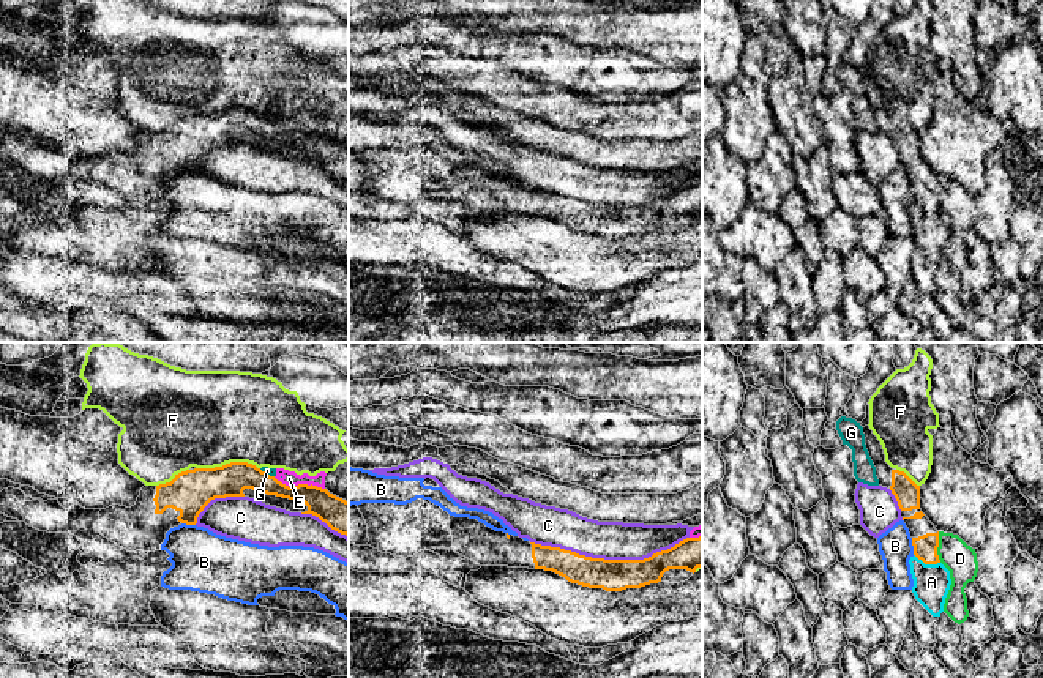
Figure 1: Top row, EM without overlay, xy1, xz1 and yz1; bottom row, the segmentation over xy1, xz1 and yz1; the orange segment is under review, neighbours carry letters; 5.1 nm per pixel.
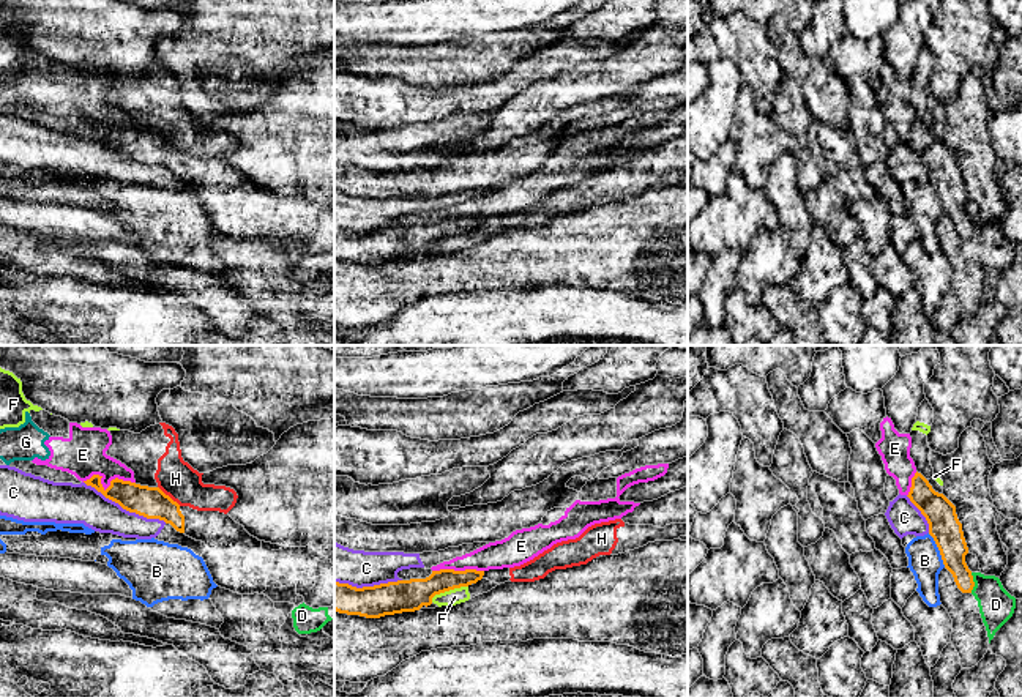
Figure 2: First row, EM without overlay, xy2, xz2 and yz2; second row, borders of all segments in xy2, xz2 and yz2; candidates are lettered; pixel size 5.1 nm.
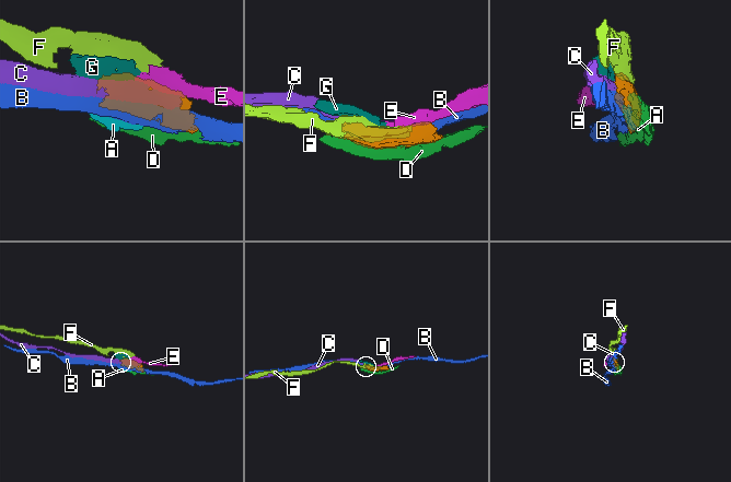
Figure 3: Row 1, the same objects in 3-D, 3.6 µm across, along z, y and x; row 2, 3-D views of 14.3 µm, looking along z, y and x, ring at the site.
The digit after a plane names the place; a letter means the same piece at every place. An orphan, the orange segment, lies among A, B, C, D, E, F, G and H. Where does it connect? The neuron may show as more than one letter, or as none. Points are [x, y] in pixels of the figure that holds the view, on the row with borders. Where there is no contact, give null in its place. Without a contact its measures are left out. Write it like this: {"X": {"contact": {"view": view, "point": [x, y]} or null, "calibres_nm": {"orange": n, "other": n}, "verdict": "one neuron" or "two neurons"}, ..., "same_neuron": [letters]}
{"A": {"contact": {"view": "yz1", "point": [927, 563]}, "calibres_nm": {"orange": 130, "other": 190}, "verdict": "two neurons"}, "B": {"contact": {"view": "yz2", "point": [939, 549]}, "calibres_nm": {"orange": 160, "other": 170}, "verdict": "two neurons"}, "C": {"contact": {"view": "xz1", "point": [609, 560]}, "calibres_nm": {"orange": 160, "other": 190}, "verdict": "two neurons"}, "D": {"contact": {"view": "yz1", "point": [938, 546]}, "calibres_nm": {"orange": 130, "other": 160}, "verdict": "two neurons"}, "E": {"contact": {"view": "xy2", "point": [108, 488]}, "calibres_nm": {"orange": 160, "other": 220}, "verdict": "two neurons"}, "F": {"contact": {"view": "xy1", "point": [228, 464]}, "calibres_nm": {"orange": 220, "other": 500}, "verdict": "two neurons"}, "G": {"contact": {"view": "xy1", "point": [265, 473]}, "calibres_nm": {"orange": 170, "other": 50}, "verdict": "two neurons"}, "H": {"contact": {"view": "xy2", "point": [167, 495]}, "calibres_nm": {"orange": 160, "other": 190}, "verdict": "two neurons"}, "same_neuron": []}

